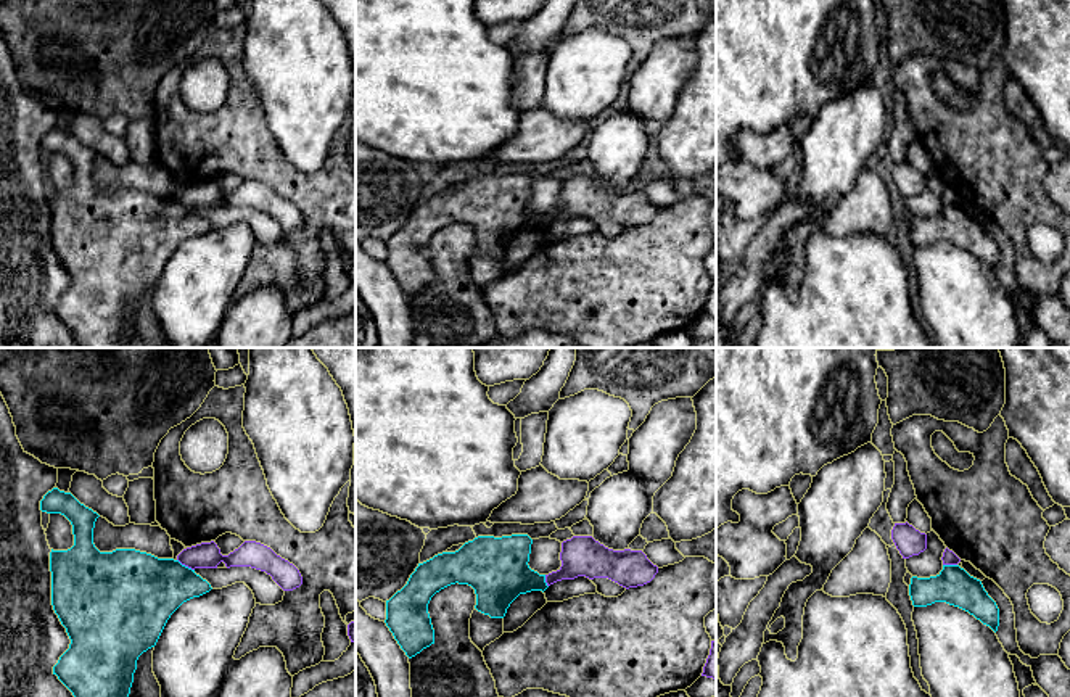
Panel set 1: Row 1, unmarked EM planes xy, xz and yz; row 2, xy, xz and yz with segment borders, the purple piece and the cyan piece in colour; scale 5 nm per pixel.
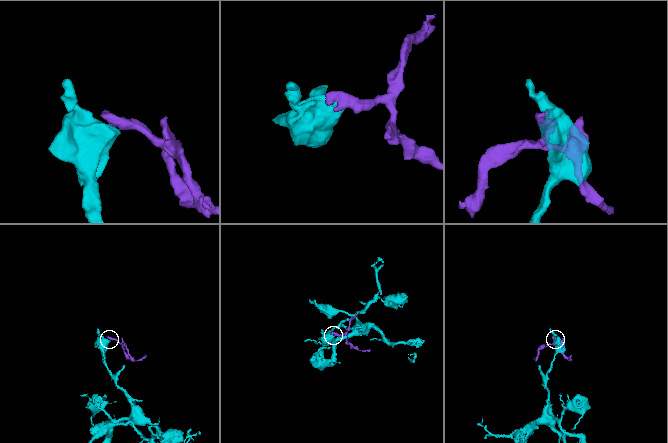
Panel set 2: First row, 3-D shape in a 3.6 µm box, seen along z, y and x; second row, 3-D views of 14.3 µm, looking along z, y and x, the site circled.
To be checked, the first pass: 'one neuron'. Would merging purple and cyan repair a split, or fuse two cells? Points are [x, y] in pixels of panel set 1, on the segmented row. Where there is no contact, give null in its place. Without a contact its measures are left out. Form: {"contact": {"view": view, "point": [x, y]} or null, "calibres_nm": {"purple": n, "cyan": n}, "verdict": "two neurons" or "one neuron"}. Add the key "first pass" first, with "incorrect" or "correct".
{"first pass": "incorrect", "contact": {"view": "xy", "point": [185, 565]}, "calibres_nm": {"purple": 130, "cyan": 360}, "verdict": "two neurons"}

